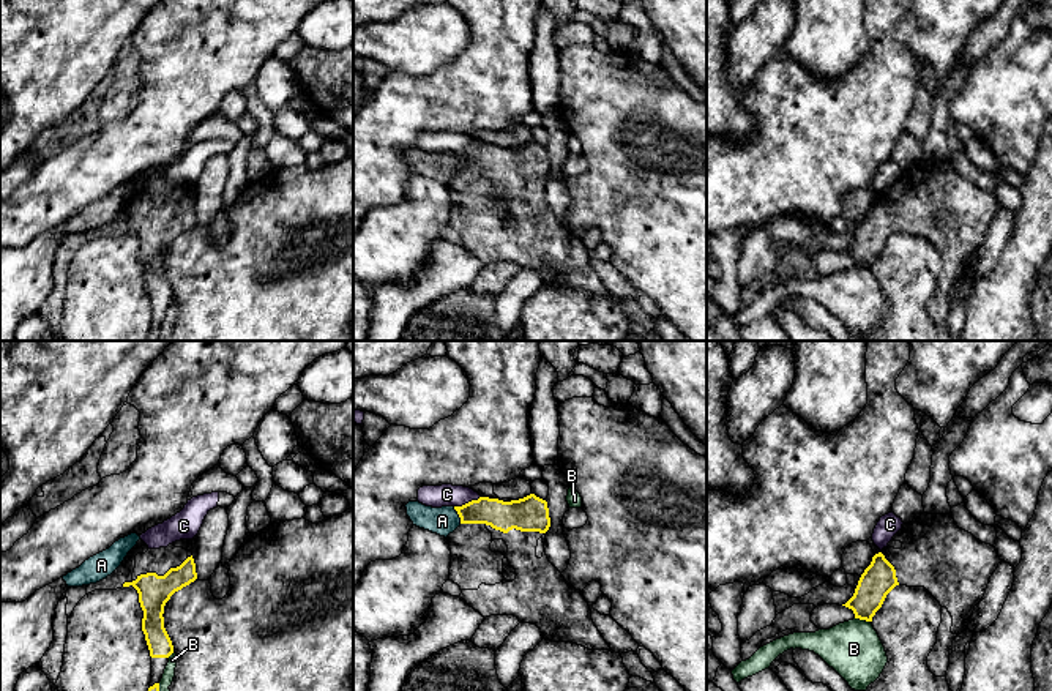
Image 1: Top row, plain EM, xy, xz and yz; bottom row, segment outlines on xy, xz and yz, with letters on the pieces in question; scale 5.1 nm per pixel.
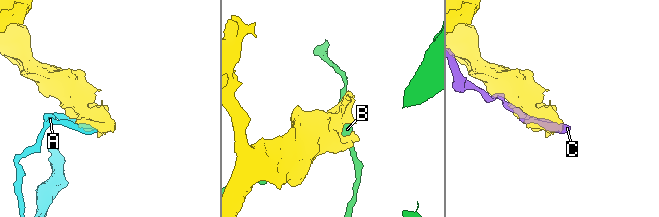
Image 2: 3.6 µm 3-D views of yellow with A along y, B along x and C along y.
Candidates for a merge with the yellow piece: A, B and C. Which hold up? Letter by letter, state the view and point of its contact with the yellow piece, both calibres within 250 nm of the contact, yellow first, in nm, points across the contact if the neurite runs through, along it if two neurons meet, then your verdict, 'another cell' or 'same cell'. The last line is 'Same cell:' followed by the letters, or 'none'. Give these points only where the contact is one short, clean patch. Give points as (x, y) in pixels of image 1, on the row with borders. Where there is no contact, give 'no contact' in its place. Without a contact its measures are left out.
A: xz (458, 513) | 150/140 nm | another cell
B: yz (863, 619) | 170/280 nm | another cell
C: xz (469, 502) | 150/110 nm | another cell
Same cell: none

